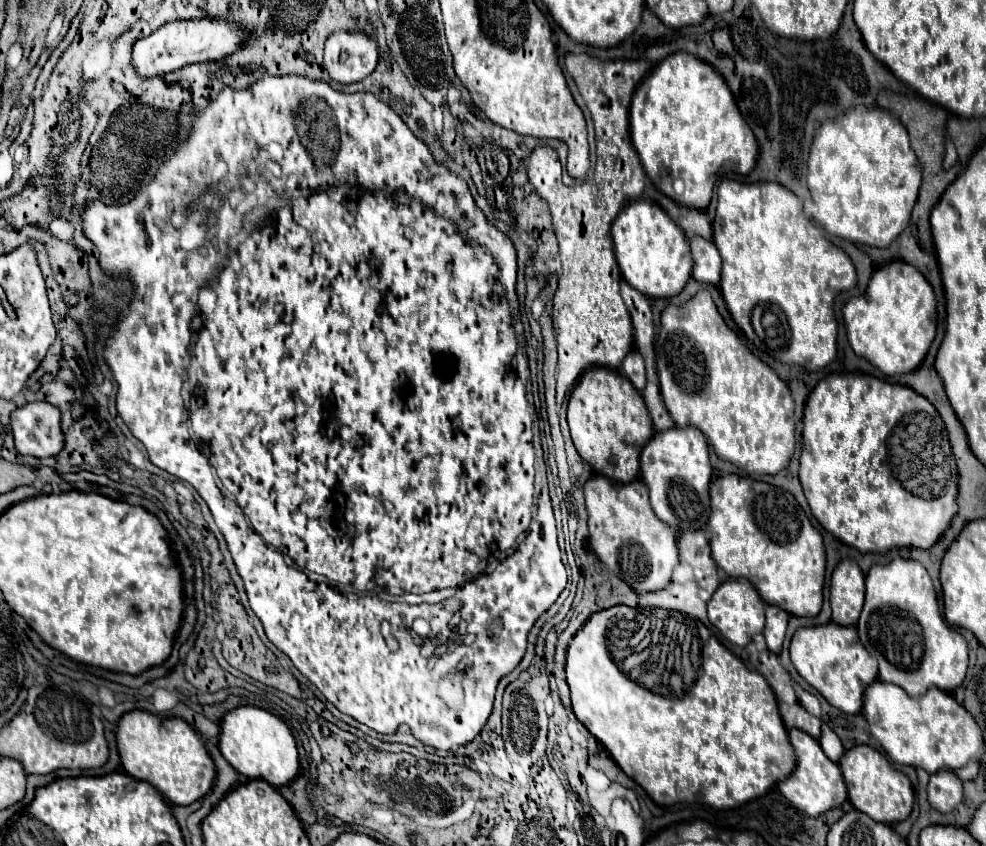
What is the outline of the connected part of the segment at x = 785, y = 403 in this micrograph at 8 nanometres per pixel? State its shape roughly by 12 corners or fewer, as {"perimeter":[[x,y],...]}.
{"perimeter":[[707,290],[661,312],[675,426],[775,474],[795,450],[787,384]]}

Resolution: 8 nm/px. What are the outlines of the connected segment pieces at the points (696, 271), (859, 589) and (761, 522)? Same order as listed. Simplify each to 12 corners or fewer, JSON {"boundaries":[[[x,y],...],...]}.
{"boundaries":[[[689,238],[693,278],[717,284],[721,256],[711,240]],[[841,560],[831,576],[831,610],[855,626],[865,600],[865,574]],[[711,482],[715,564],[817,616],[823,536],[793,494]]]}

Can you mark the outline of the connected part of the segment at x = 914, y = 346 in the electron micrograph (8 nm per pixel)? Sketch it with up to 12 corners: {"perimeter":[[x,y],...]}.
{"perimeter":[[903,260],[841,312],[855,354],[889,376],[935,338],[933,288]]}

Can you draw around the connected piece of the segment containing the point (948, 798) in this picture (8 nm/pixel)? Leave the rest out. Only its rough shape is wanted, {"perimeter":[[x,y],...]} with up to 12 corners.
{"perimeter":[[939,770],[929,778],[927,798],[935,810],[953,812],[963,782]]}

